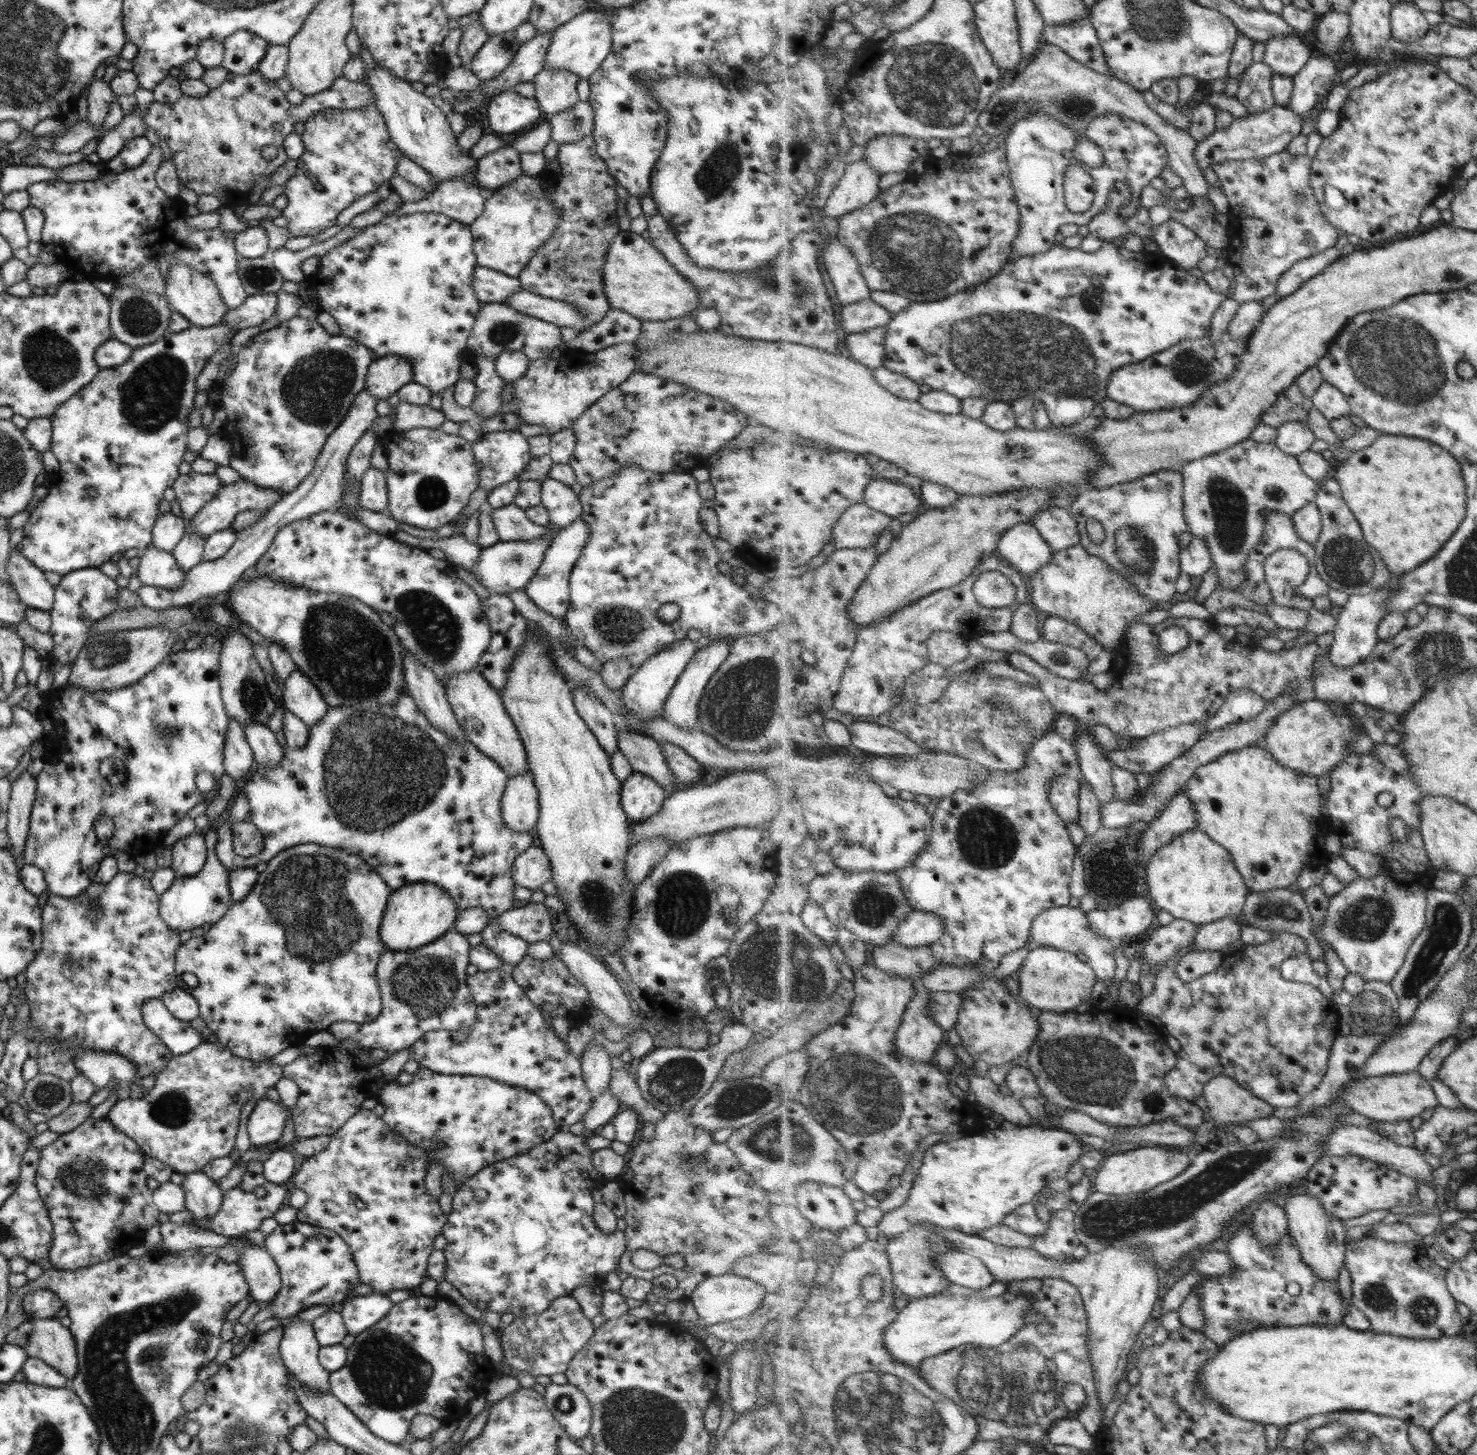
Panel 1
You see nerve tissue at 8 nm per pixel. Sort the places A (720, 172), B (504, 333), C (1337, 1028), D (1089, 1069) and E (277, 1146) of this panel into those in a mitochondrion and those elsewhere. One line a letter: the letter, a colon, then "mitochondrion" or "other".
A: mitochondrion
B: mitochondrion
C: other
D: mitochondrion
E: other

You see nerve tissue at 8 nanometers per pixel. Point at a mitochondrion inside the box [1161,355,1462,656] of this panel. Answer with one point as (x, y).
(1227, 503)

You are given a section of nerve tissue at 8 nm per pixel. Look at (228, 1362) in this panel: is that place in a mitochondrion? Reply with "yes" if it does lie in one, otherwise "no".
no

